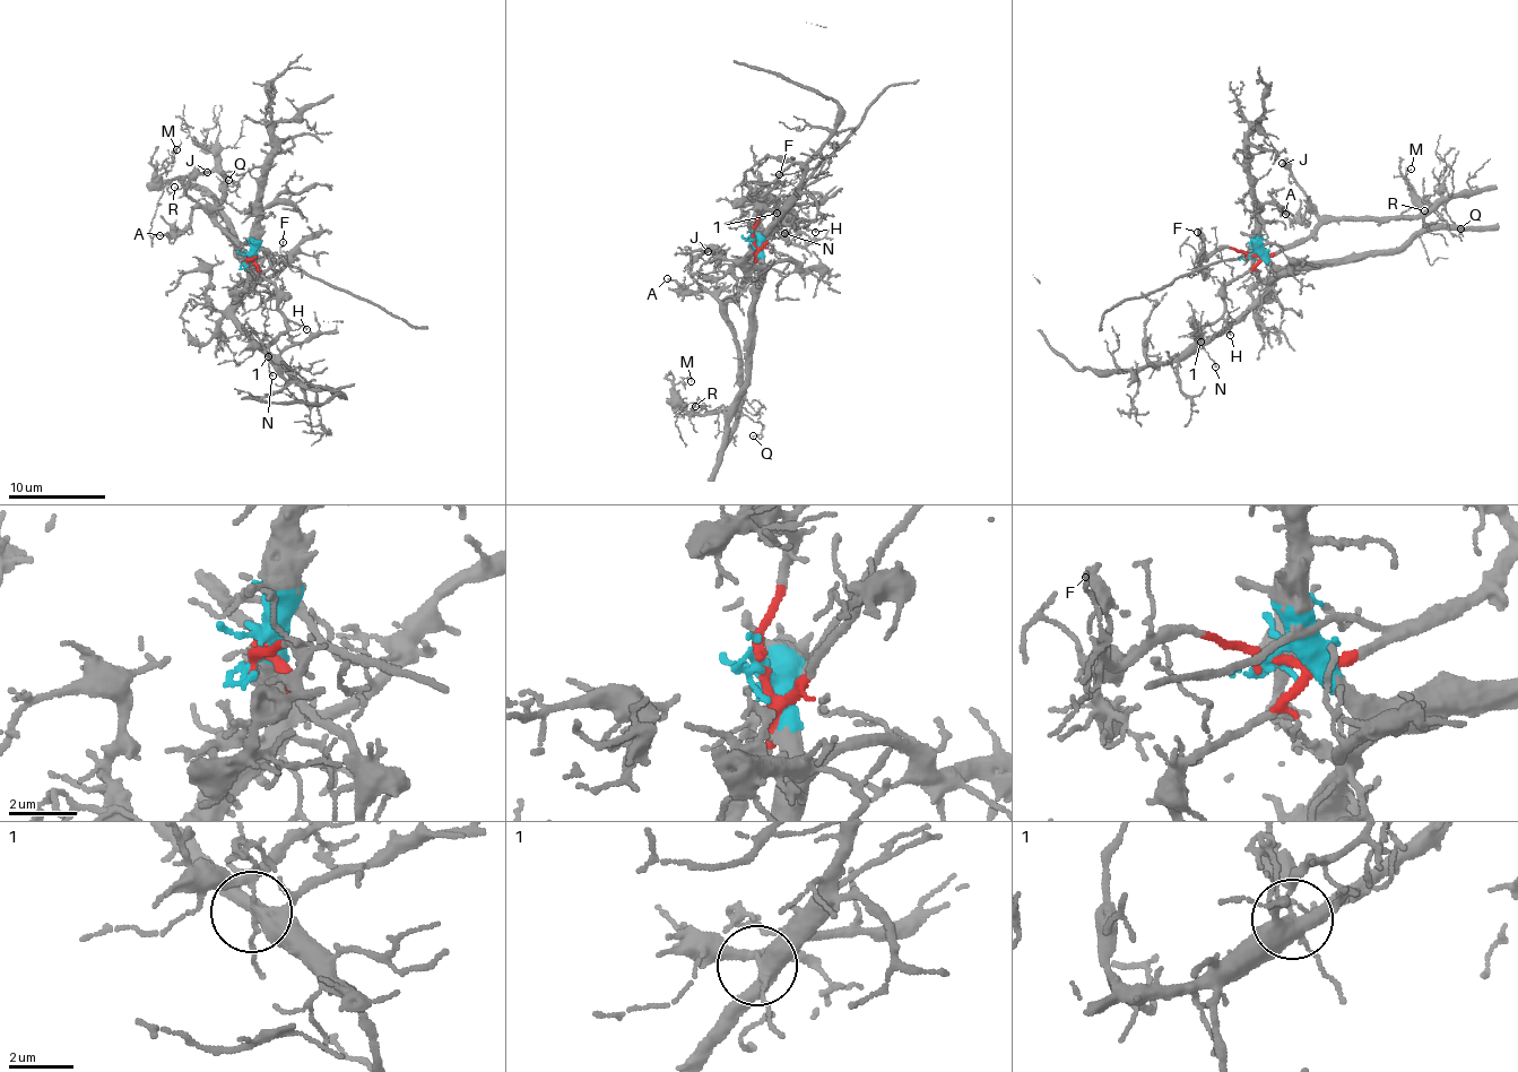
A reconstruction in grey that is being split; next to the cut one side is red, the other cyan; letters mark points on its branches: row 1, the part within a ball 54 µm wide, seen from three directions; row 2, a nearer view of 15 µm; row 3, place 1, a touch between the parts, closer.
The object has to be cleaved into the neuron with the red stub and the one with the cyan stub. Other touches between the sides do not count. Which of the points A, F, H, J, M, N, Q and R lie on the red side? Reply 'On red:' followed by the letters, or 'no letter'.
On red: A, F, H, J, M, N, Q, R

